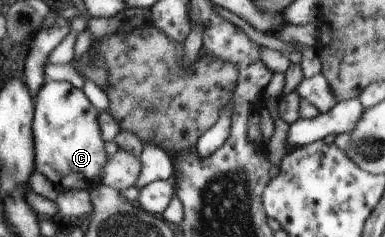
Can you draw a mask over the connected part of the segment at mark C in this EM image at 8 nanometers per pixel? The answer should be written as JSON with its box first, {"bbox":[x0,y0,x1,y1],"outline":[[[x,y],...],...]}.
{"bbox":[33,81,109,192],"outline":[[[50,81],[39,90],[35,101],[35,119],[33,120],[33,131],[35,136],[35,150],[38,150],[38,168],[44,172],[59,192],[68,189],[80,189],[91,191],[103,184],[105,168],[109,161],[109,154],[106,152],[106,141],[102,138],[100,128],[100,112],[94,104],[88,100],[82,89],[74,86],[68,81]]]}

